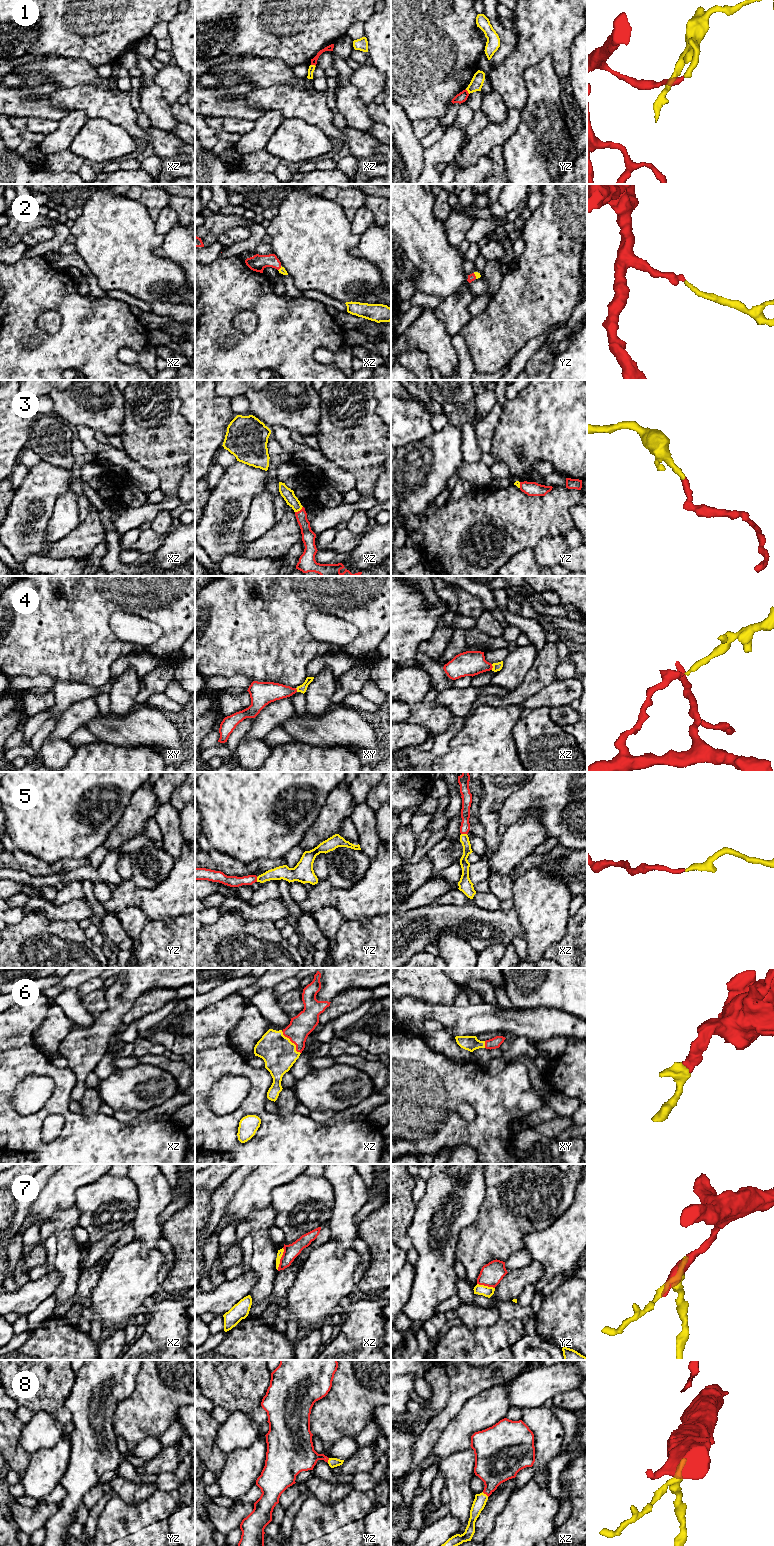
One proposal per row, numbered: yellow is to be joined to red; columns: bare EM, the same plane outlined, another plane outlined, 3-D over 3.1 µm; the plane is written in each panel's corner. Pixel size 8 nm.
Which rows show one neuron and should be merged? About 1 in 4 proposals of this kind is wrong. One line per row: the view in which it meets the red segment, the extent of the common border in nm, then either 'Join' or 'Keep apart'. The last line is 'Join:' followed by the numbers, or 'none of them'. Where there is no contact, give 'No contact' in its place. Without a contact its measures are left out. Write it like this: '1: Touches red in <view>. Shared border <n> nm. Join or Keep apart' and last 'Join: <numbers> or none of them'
1: Touches red in xz. Shared border 40 nm. Keep apart
2: Touches red in yz. Shared border 50 nm. Join
3: Touches red in xz. Shared border 80 nm. Join
4: Touches red in xz. Shared border 50 nm. Join
5: Touches red in xz. Shared border 50 nm. Join
6: Touches red in xz. Shared border 240 nm. Join
7: Touches red in xz. Shared border 180 nm. Keep apart
8: Touches red in xz. Shared border 70 nm. Join
Join: 2, 3, 4, 5, 6, 8

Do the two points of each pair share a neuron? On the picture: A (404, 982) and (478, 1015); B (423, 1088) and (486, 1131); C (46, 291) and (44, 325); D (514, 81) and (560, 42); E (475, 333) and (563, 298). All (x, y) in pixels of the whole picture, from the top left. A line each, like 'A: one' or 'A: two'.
A: two
B: one
C: two
D: one
E: one

